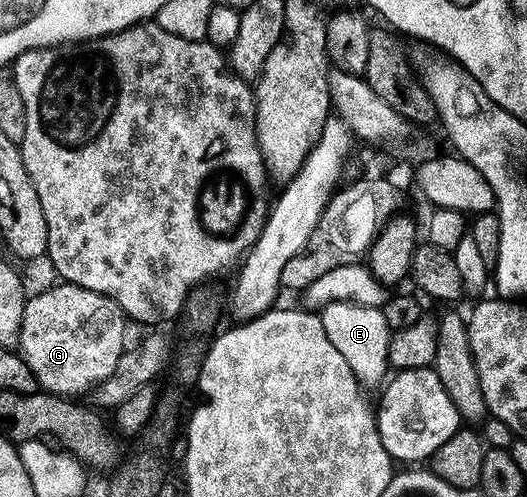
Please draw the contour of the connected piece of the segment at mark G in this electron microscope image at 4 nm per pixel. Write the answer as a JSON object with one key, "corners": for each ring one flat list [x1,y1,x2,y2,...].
{"corners":[[59,283,27,298,22,311,18,353,29,365,37,379,39,388,45,393,55,393,58,397,75,398,75,393,95,390,118,367,126,348,124,342,124,309,113,297,90,291,81,285]]}

